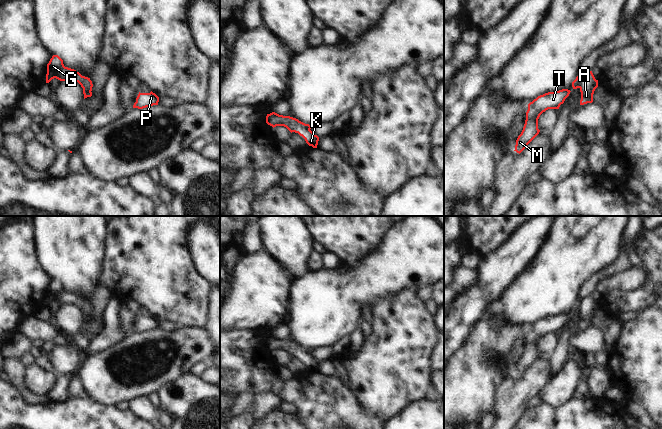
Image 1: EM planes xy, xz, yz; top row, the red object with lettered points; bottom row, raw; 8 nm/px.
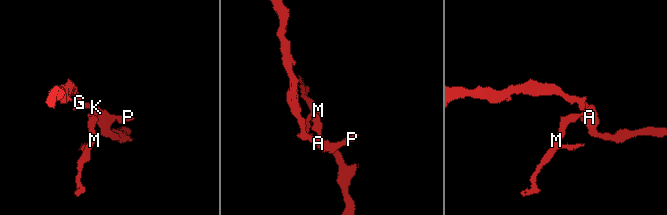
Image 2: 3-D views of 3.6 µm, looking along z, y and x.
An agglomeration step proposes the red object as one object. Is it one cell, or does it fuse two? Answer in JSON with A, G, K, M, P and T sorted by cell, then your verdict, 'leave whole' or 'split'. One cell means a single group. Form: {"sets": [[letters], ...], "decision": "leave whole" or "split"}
{"sets": [["A", "G", "K", "P"], ["M", "T"]], "decision": "split"}

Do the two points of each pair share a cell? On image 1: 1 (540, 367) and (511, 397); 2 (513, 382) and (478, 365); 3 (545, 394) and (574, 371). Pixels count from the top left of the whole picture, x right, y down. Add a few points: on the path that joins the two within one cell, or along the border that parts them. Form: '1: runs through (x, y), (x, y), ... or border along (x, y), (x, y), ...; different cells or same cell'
1: runs through (534, 374), (518, 390); same cell
2: border along (511, 374), (501, 383), (495, 400); different cells
3: runs through (552, 393), (567, 378); same cell

